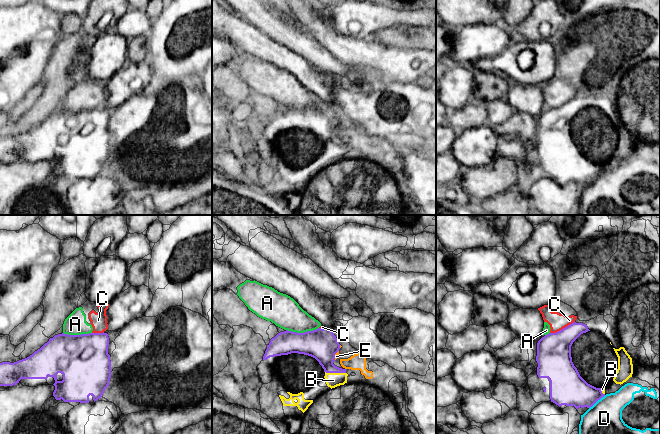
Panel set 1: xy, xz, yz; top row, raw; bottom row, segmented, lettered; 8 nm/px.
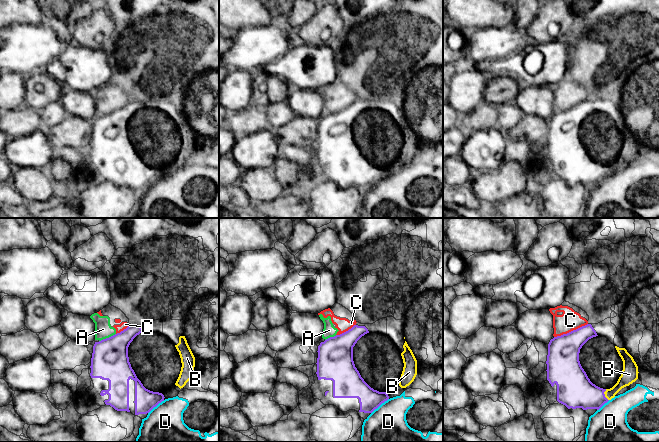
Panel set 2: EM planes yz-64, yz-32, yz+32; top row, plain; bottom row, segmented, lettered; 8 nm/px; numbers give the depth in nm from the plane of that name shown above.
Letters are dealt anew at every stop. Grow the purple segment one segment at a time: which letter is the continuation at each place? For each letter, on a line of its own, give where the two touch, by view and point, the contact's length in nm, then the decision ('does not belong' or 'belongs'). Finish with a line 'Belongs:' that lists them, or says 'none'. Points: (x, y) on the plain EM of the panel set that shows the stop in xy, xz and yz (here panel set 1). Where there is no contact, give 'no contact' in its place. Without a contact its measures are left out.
A: xz (302, 109) | 260 nm | does not belong
B: xz (335, 148) | 170 nm | belongs
C: yz (563, 104) | 220 nm | does not belong
D: yz (597, 176) | 170 nm | does not belong
E: xz (334, 131) | 90 nm | does not belong
Belongs: B

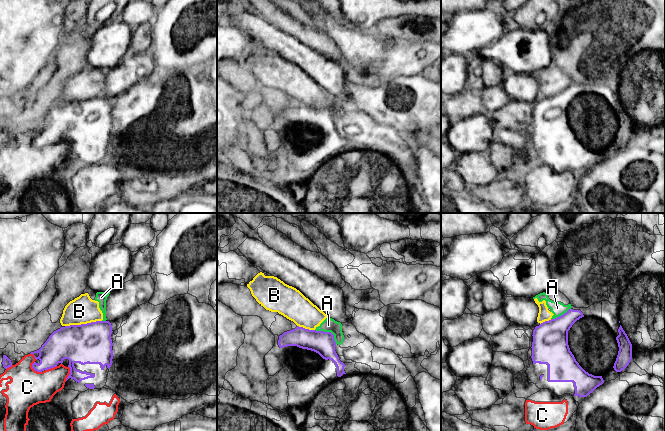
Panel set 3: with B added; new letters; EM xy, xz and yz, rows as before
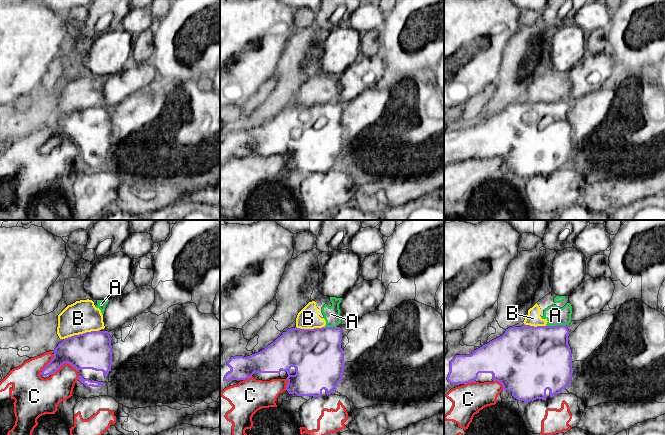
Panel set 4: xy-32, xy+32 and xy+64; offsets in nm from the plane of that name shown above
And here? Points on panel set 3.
A: xz (328, 108) | 200 nm | does not belong
B: xy (83, 100) | 300 nm | does not belong
C: xy (34, 145) | 110 nm | does not belong
Belongs: none

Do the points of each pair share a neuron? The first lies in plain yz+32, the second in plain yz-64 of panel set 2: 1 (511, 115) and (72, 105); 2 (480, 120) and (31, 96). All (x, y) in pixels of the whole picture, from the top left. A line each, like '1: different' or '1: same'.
1: different
2: different

